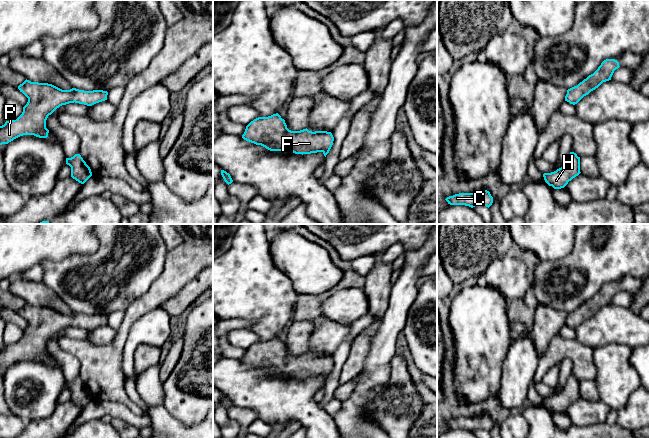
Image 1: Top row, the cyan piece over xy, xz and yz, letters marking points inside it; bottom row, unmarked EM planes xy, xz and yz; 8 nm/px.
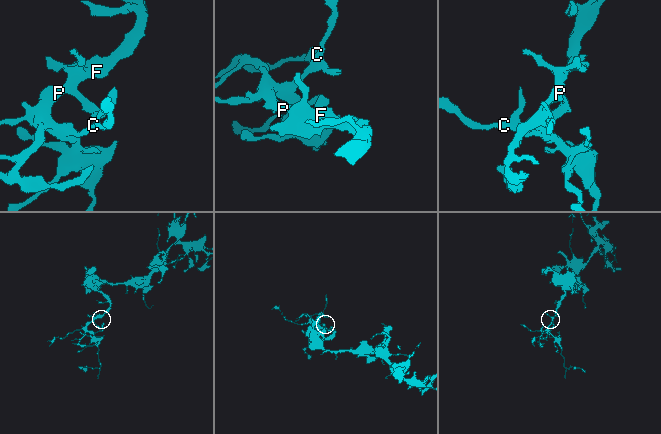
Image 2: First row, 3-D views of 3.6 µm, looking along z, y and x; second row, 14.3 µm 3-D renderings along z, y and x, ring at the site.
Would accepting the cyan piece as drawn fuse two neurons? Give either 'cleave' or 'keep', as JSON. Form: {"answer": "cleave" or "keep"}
{"answer": "keep"}

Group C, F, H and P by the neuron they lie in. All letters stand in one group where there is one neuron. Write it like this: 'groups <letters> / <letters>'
groups C F H P

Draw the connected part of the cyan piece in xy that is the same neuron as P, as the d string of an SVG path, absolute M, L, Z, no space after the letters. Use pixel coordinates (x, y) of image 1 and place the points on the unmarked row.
M27 303L18 313L28 322L28 326L17 343L6 345L0 350L0 369L8 368L23 359L47 362L49 354L46 352L46 344L57 332L74 326L92 330L107 324L108 319L103 314L62 314L52 308Z

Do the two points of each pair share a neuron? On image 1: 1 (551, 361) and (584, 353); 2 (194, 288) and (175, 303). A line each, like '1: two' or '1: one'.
1: one
2: one

